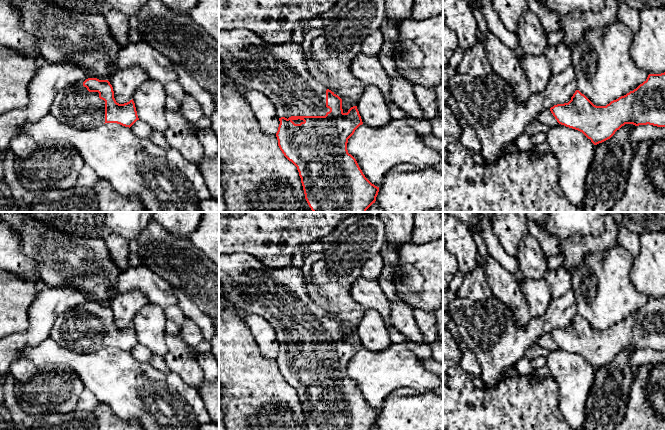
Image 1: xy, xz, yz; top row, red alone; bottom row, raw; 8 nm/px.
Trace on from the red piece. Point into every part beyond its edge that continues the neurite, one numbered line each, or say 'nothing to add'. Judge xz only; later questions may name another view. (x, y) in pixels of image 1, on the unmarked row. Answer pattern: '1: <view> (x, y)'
1: xz (279, 295)

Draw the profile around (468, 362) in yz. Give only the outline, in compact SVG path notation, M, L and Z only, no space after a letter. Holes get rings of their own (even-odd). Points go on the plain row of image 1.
M464 349L463 355L460 360L460 365L468 373L480 379L481 369L472 350Z

